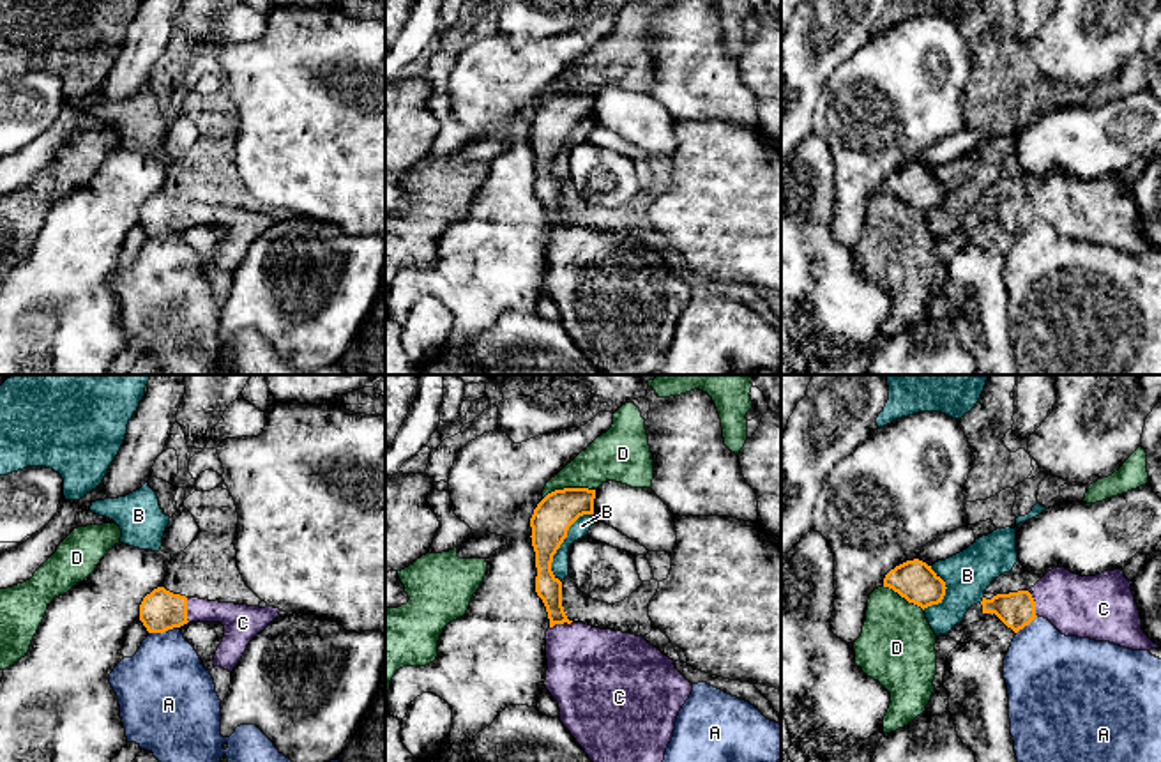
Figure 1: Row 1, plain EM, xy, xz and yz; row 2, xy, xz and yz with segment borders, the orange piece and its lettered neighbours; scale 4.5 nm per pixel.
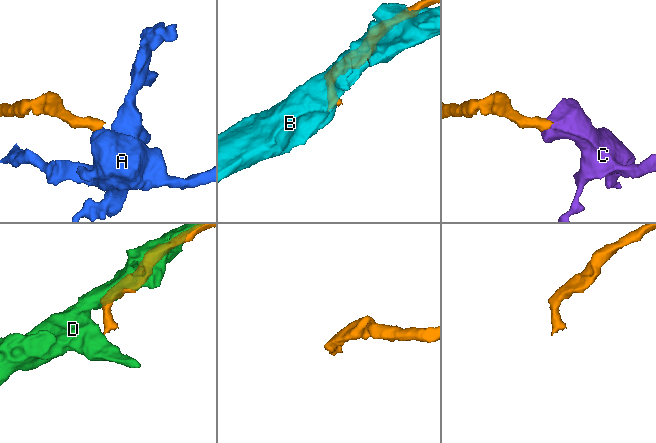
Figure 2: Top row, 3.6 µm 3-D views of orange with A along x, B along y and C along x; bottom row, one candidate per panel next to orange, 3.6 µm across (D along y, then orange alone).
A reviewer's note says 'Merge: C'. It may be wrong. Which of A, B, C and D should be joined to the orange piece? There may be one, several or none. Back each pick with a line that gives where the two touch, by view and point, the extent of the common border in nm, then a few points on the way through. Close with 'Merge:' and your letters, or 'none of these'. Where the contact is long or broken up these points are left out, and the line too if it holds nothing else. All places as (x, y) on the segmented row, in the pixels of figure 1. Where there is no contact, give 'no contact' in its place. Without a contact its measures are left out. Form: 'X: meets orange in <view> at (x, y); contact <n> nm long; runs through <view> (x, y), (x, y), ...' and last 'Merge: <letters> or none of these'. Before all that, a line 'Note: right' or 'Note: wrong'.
Note: right
C: meets orange in yz at (1034, 603); contact 130 nm long; runs through yz (1016, 610), (1034, 603), (1087, 607)
Merge: C

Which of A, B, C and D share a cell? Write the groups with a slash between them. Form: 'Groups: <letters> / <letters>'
Groups: A / B / C / D

